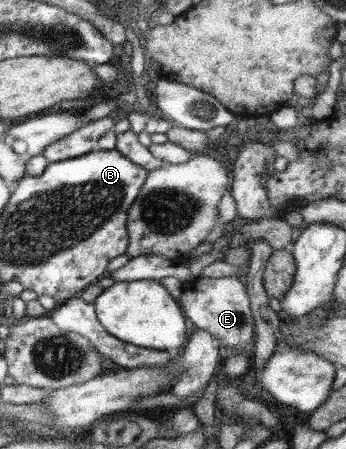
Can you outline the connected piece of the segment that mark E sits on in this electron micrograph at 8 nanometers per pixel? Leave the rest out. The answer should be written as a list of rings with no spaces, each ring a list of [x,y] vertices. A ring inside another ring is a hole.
[[[238,275],[227,277],[198,277],[183,288],[178,299],[180,308],[190,326],[209,332],[231,354],[242,350],[250,356],[254,342],[254,323],[243,280]]]

